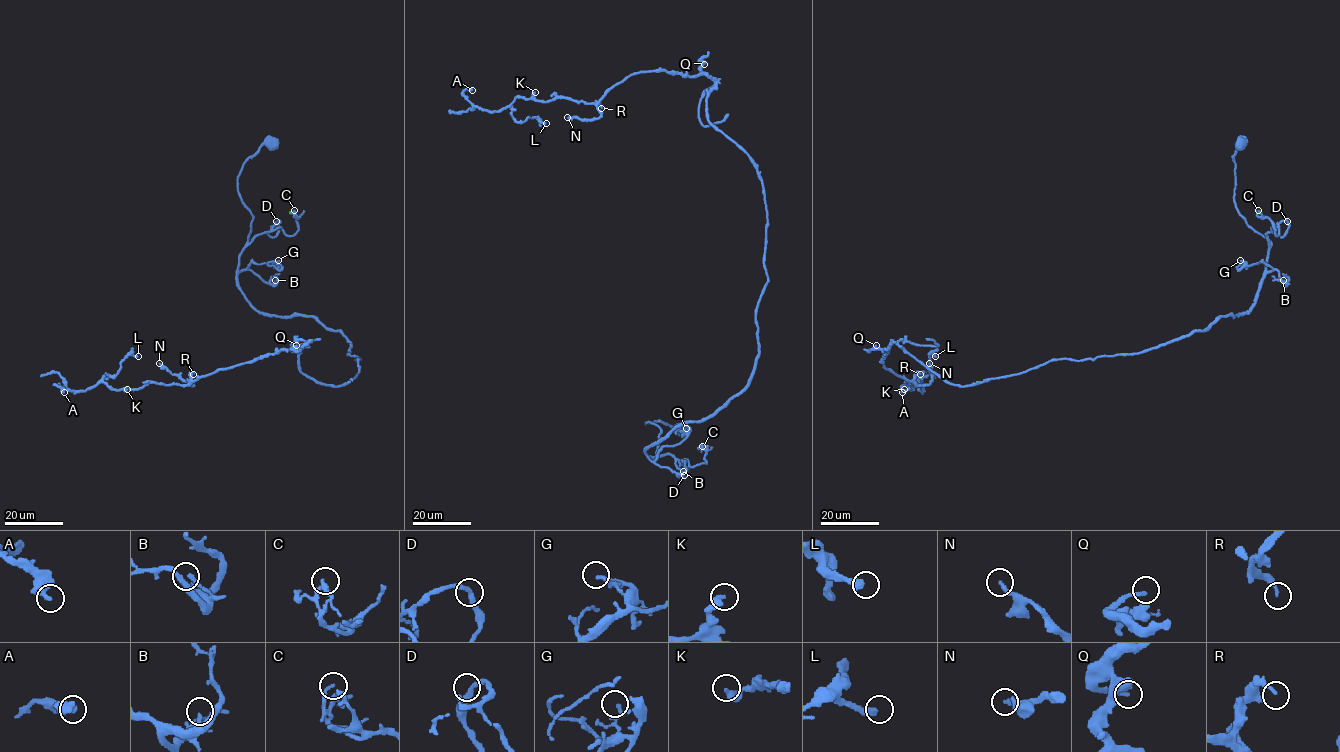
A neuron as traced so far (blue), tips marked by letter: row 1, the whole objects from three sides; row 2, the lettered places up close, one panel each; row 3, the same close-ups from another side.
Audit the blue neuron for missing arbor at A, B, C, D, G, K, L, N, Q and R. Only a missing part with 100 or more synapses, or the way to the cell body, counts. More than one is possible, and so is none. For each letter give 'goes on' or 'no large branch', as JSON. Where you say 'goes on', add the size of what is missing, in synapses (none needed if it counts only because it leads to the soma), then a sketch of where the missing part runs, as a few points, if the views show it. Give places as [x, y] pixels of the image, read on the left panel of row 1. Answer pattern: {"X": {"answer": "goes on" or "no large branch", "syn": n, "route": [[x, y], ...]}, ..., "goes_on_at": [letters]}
{"A": {"answer": "no large branch"}, "B": {"answer": "no large branch"}, "C": {"answer": "no large branch"}, "D": {"answer": "no large branch"}, "G": {"answer": "no large branch"}, "K": {"answer": "no large branch"}, "L": {"answer": "no large branch"}, "N": {"answer": "no large branch"}, "Q": {"answer": "no large branch"}, "R": {"answer": "no large branch"}, "goes_on_at": []}

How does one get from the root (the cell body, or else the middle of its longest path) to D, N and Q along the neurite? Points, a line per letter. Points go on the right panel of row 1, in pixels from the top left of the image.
D: (1241, 143), (1233, 155), (1233, 199), (1239, 214), (1269, 244), (1266, 234), (1282, 237), (1287, 221)
N: (1241, 143), (1235, 206), (1270, 243), (1248, 311), (966, 386), (895, 343), (882, 359), (918, 385), (929, 363)
Q: (1241, 143), (1235, 206), (1270, 243), (1248, 311), (1141, 352), (1051, 359), (966, 386), (895, 343), (876, 345)

